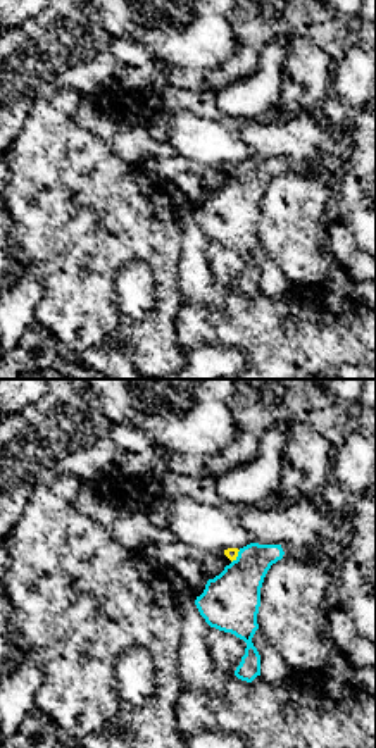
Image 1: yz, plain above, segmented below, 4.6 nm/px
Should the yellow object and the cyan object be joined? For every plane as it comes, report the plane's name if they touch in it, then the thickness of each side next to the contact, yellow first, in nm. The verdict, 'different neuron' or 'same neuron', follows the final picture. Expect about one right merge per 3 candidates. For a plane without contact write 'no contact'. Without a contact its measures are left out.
yz | 60/280 nm

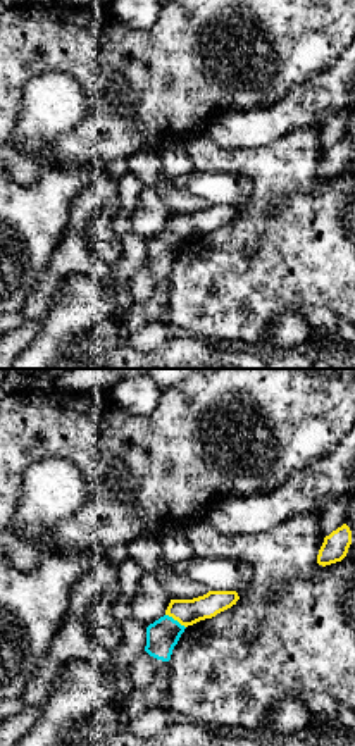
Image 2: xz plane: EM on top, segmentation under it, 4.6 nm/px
xz | 120/150 nm

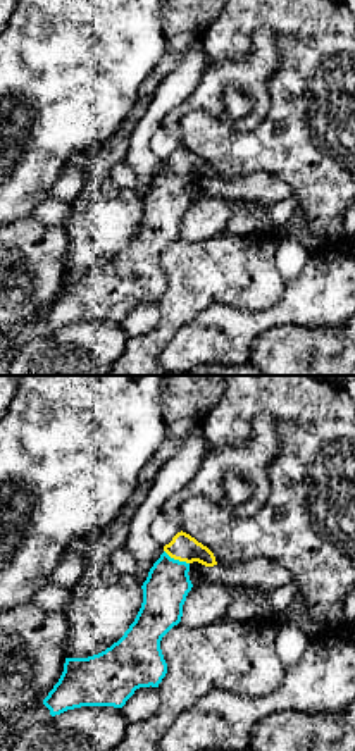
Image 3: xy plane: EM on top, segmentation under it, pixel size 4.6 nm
xy | 130/200 nm

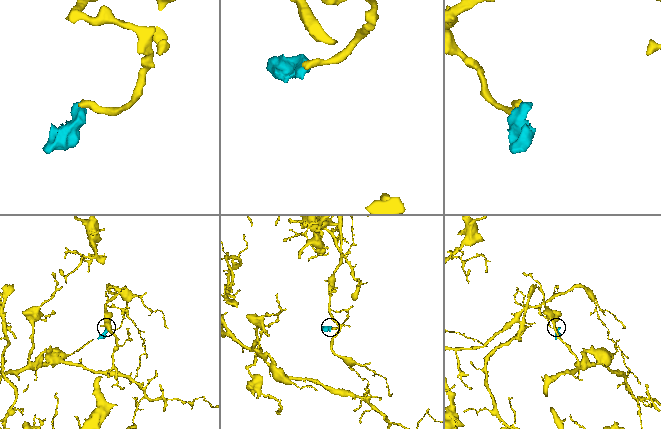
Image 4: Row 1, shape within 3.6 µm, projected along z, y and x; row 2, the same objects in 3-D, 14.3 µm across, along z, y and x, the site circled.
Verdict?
different neuron

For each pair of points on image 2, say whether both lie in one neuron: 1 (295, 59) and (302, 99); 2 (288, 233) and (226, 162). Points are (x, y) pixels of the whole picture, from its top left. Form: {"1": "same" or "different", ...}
{"1": "different", "2": "same"}

